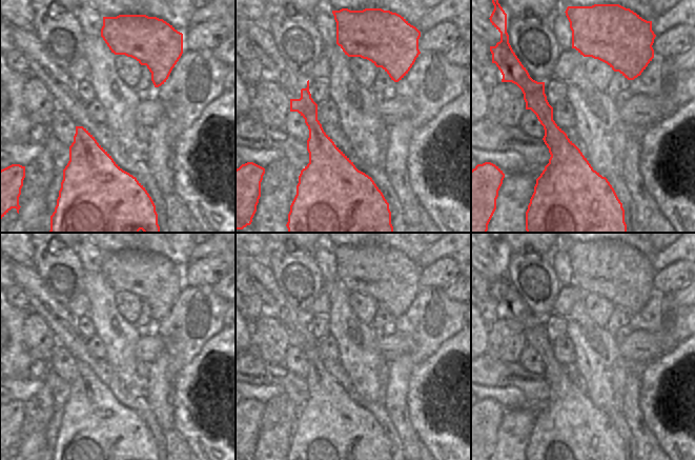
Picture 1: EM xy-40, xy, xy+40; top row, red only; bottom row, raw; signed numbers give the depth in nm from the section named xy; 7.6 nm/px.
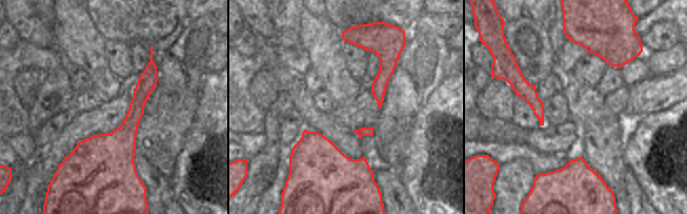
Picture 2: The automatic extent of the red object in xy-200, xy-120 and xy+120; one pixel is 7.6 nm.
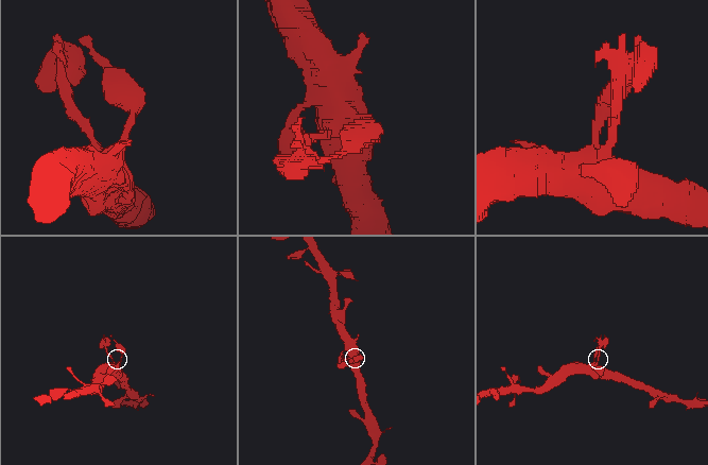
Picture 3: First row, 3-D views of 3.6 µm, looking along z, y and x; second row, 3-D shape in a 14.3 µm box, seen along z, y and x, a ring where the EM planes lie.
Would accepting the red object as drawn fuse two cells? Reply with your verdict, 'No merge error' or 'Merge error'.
Merge error

